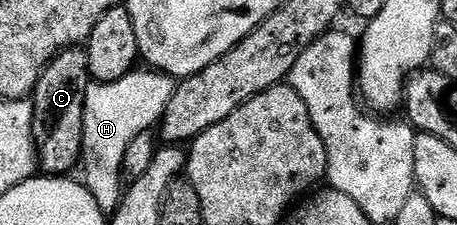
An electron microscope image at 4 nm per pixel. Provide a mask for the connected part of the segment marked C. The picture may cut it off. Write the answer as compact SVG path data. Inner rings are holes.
M85 48L65 49L44 67L32 94L34 106L34 145L37 168L51 177L66 177L82 160L84 97L92 78Z

